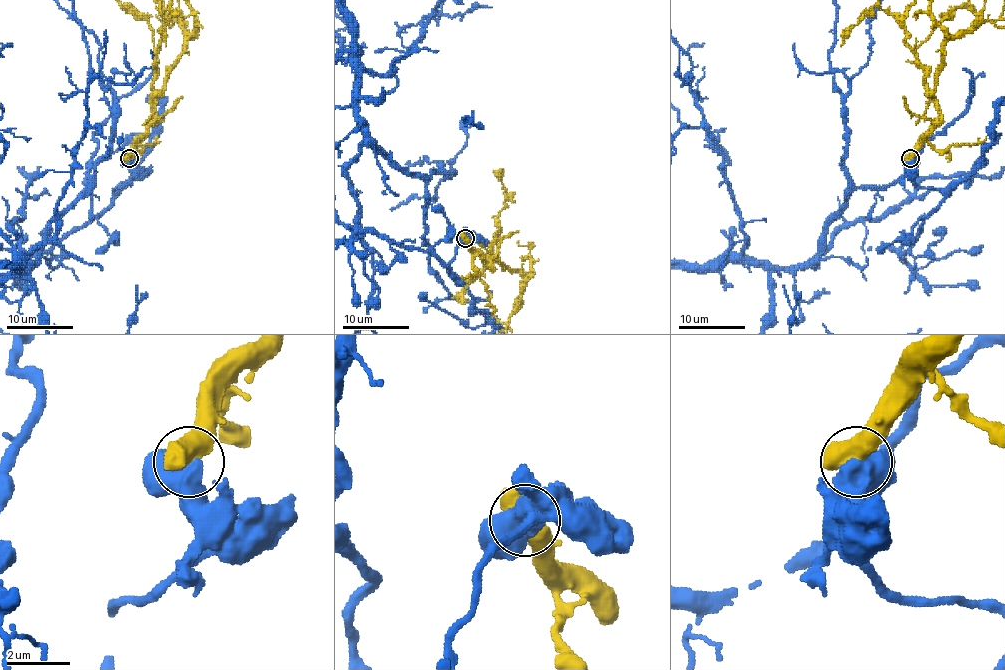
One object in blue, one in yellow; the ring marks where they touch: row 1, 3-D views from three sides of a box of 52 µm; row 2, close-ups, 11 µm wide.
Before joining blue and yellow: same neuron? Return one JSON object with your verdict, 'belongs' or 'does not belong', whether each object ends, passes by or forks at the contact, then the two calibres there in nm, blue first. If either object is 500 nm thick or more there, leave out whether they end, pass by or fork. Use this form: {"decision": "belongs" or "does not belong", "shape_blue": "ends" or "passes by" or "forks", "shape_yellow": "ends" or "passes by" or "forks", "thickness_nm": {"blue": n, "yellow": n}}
{"decision": "does not belong", "thickness_nm": {"blue": 550, "yellow": 750}}

